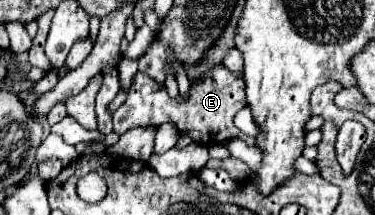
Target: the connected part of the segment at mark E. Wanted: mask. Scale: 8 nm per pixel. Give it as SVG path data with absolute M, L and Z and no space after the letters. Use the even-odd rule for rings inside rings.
M224 65L214 67L212 75L200 81L196 87L190 91L190 99L178 101L170 99L166 93L164 85L158 85L154 79L150 79L146 73L138 71L134 75L134 81L130 85L127 100L112 115L113 131L119 135L124 134L128 129L136 125L162 125L162 123L172 123L176 125L182 133L192 137L198 143L204 145L214 145L214 143L224 143L228 139L240 137L248 145L254 145L254 137L244 135L240 129L234 125L234 115L238 109L246 105L246 91L244 91L244 81L236 75L232 75Z

